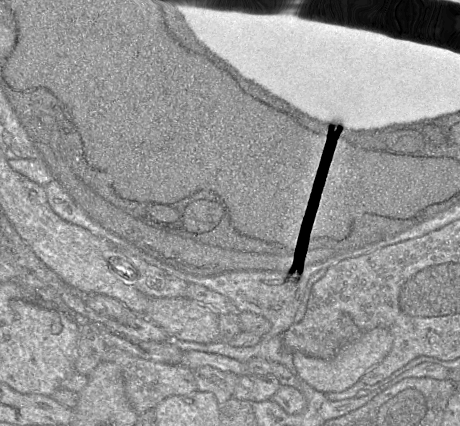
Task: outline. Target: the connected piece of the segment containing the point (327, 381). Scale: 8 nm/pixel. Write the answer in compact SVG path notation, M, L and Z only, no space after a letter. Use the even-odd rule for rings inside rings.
M374 328L362 331L361 336L354 342L347 344L331 360L323 360L294 352L293 361L301 380L314 389L323 392L342 392L360 381L363 375L378 365L390 352L393 344L391 333L383 328Z

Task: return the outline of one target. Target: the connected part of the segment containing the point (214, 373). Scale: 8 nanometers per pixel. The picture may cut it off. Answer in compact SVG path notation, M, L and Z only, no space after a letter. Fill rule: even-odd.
M202 366L194 370L199 391L208 391L215 395L220 405L233 397L239 376L212 366Z

